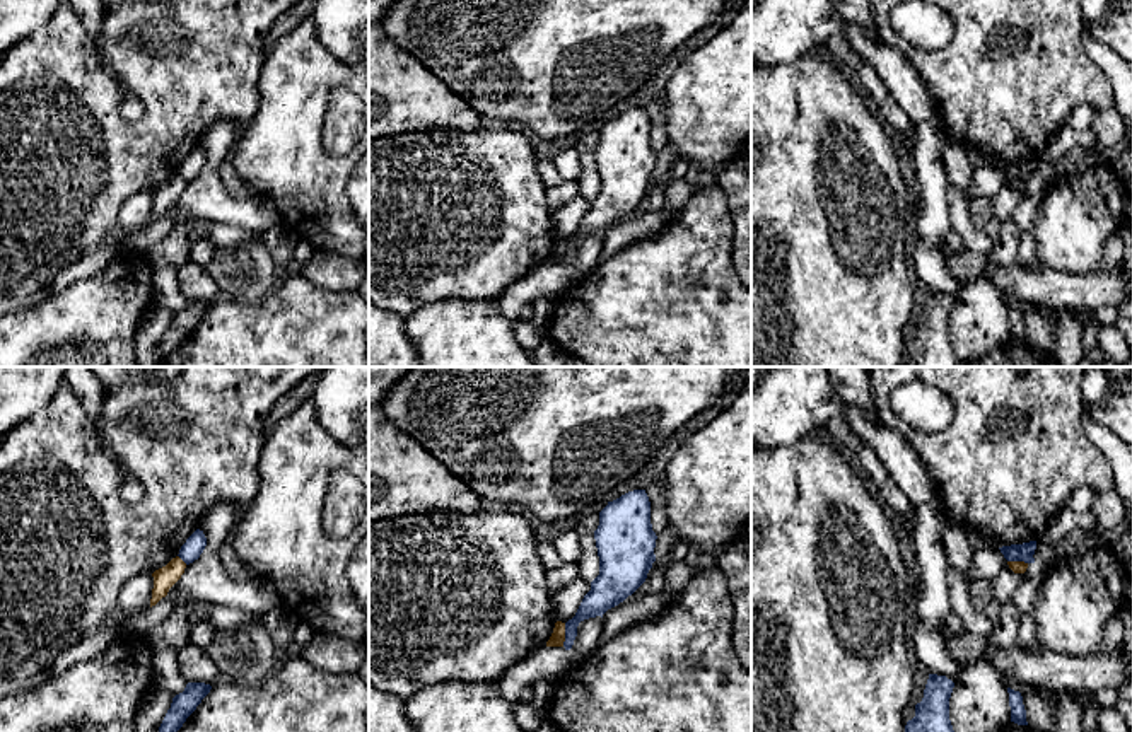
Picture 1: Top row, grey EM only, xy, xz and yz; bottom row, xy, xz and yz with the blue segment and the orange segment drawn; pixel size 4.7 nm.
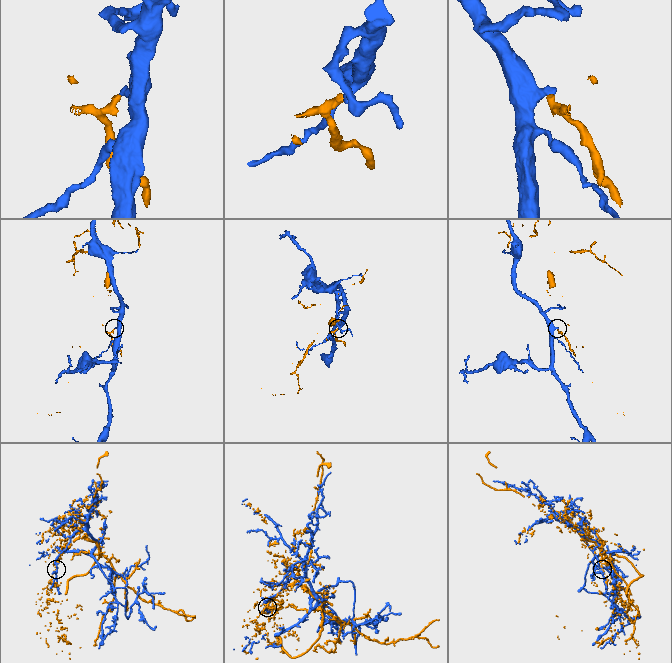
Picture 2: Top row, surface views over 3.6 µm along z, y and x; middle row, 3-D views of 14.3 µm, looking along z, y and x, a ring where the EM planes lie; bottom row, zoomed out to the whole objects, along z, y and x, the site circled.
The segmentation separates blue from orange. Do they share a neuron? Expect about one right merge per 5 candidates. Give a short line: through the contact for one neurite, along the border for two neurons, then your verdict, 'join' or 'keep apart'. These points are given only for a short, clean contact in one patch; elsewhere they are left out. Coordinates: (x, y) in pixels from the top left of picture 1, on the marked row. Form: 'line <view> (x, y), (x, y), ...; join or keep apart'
line xz (566, 623), (566, 640), (562, 645); keep apart

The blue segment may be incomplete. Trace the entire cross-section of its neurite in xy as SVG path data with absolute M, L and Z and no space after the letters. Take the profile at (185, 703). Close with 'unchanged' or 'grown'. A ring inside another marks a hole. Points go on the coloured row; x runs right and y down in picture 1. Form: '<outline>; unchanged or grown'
M188 683L184 691L172 698L159 732L178 732L210 689L212 686L205 683Z; unchanged

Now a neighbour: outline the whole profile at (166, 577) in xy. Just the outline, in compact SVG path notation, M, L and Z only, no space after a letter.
M176 556L166 566L155 570L154 577L154 589L150 607L155 606L162 597L167 595L169 589L181 578L184 573L186 563Z

